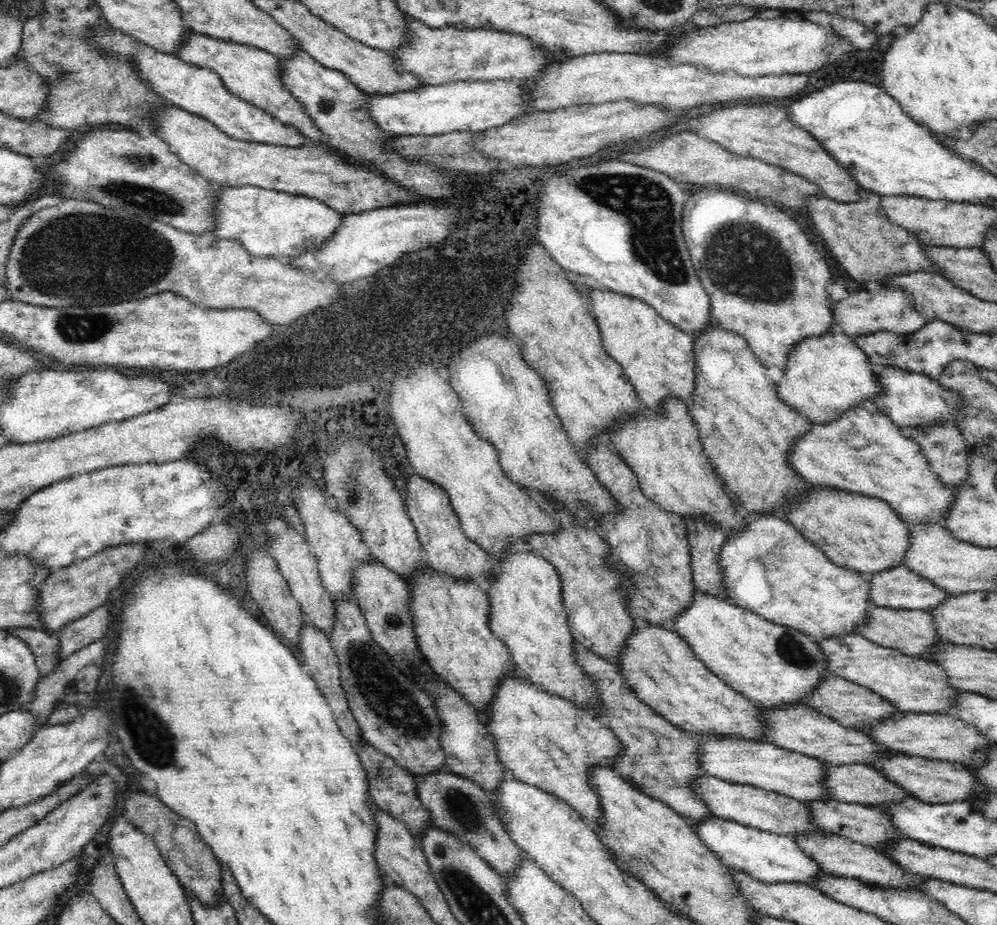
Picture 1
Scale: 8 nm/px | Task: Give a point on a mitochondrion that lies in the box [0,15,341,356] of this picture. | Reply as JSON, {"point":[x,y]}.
{"point":[81,257]}

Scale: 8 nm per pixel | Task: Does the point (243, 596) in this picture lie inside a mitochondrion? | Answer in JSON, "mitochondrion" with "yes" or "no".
{"mitochondrion":"no"}

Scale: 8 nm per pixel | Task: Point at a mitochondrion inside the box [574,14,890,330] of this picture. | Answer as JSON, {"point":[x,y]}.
{"point":[762,273]}

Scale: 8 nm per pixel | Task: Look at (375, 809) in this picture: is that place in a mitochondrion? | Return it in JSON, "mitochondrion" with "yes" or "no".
{"mitochondrion":"no"}

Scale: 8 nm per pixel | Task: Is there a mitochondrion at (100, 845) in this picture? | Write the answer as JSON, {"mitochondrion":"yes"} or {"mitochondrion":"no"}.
{"mitochondrion":"no"}

